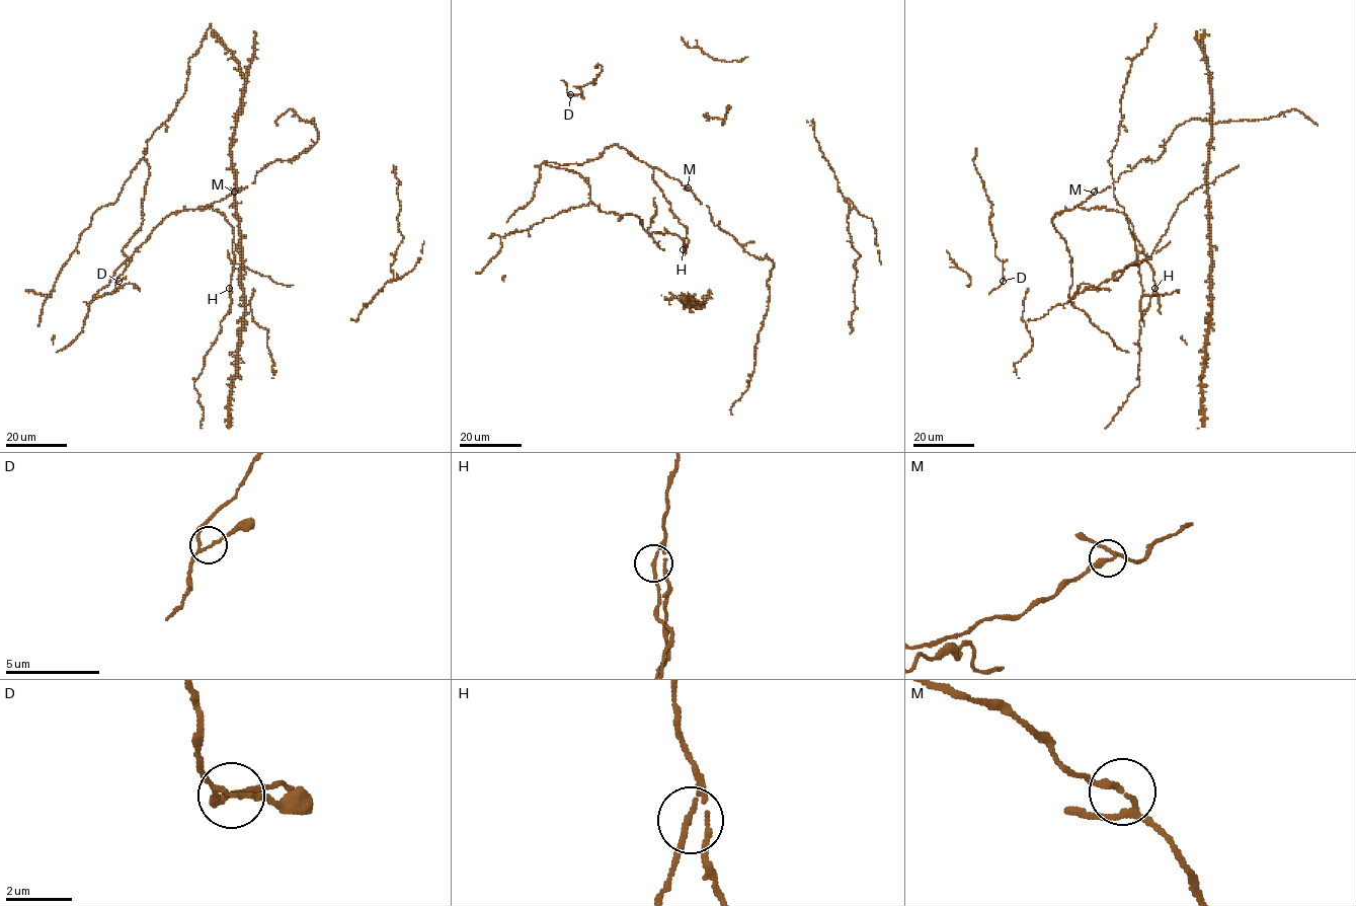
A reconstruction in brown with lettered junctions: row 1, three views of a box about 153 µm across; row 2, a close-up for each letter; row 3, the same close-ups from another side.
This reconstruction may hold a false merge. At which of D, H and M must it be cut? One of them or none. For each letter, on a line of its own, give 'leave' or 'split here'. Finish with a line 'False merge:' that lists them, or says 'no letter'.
D: leave
H: leave
M: leave
False merge: no letter

